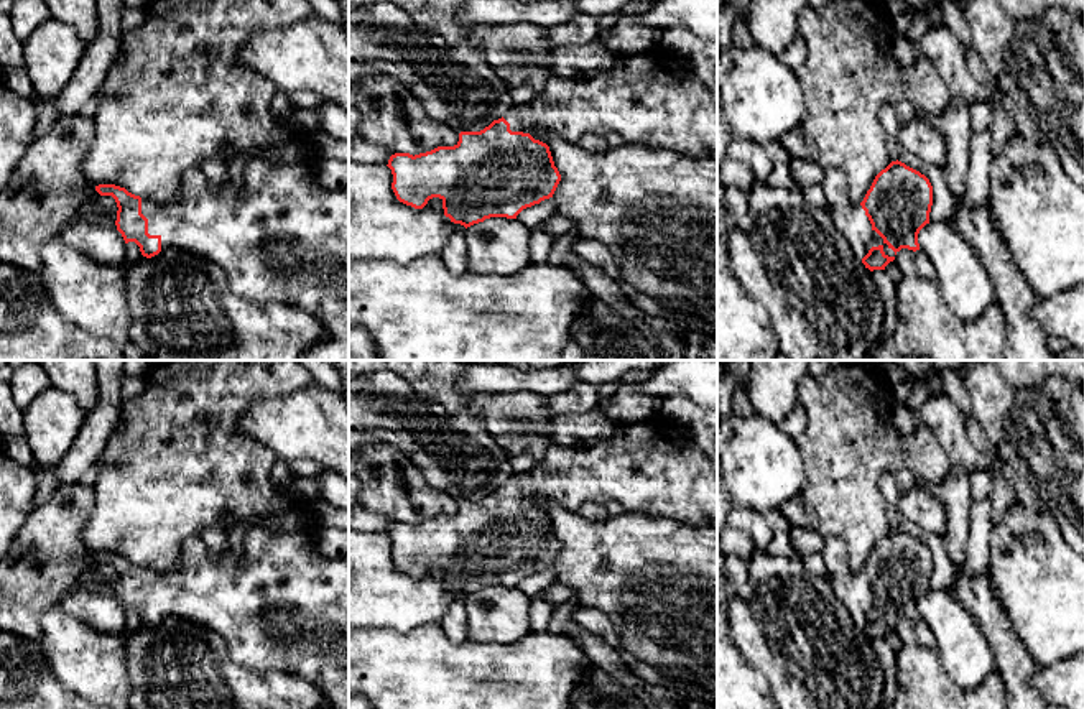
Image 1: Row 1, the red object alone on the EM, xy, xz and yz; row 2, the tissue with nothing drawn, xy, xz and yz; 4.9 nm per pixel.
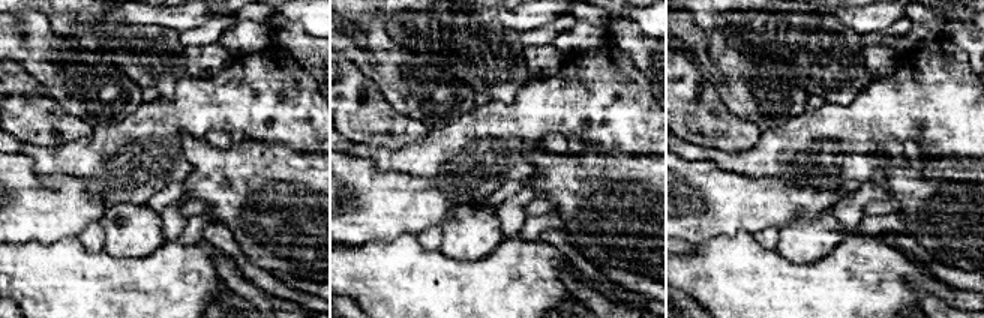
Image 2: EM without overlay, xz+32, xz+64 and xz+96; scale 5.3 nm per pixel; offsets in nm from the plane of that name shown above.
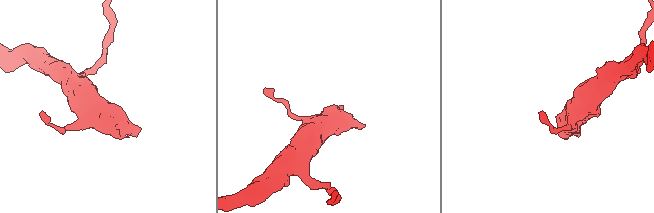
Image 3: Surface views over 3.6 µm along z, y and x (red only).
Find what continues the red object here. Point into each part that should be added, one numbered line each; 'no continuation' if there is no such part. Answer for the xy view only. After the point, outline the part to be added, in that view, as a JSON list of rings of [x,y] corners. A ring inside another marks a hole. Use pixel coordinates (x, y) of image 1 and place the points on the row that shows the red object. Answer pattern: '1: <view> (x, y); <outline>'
1: xy (283, 237); [[[252,158],[242,188],[229,179],[215,186],[201,169],[188,169],[178,201],[141,197],[141,214],[148,219],[148,234],[161,237],[161,252],[176,248],[207,258],[225,273],[234,294],[255,303],[286,303],[314,316],[326,329],[326,339],[308,347],[301,360],[349,360],[349,188],[322,188],[308,166]]]

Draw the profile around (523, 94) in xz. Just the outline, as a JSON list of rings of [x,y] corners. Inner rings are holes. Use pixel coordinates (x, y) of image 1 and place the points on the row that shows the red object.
[[[523,84],[520,87],[510,89],[510,97],[513,100],[513,105],[521,105],[533,102],[536,99],[536,92],[530,84]]]

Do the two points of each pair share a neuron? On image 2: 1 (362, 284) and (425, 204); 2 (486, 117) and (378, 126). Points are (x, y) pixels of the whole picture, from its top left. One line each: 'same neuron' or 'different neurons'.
1: different neurons
2: different neurons

